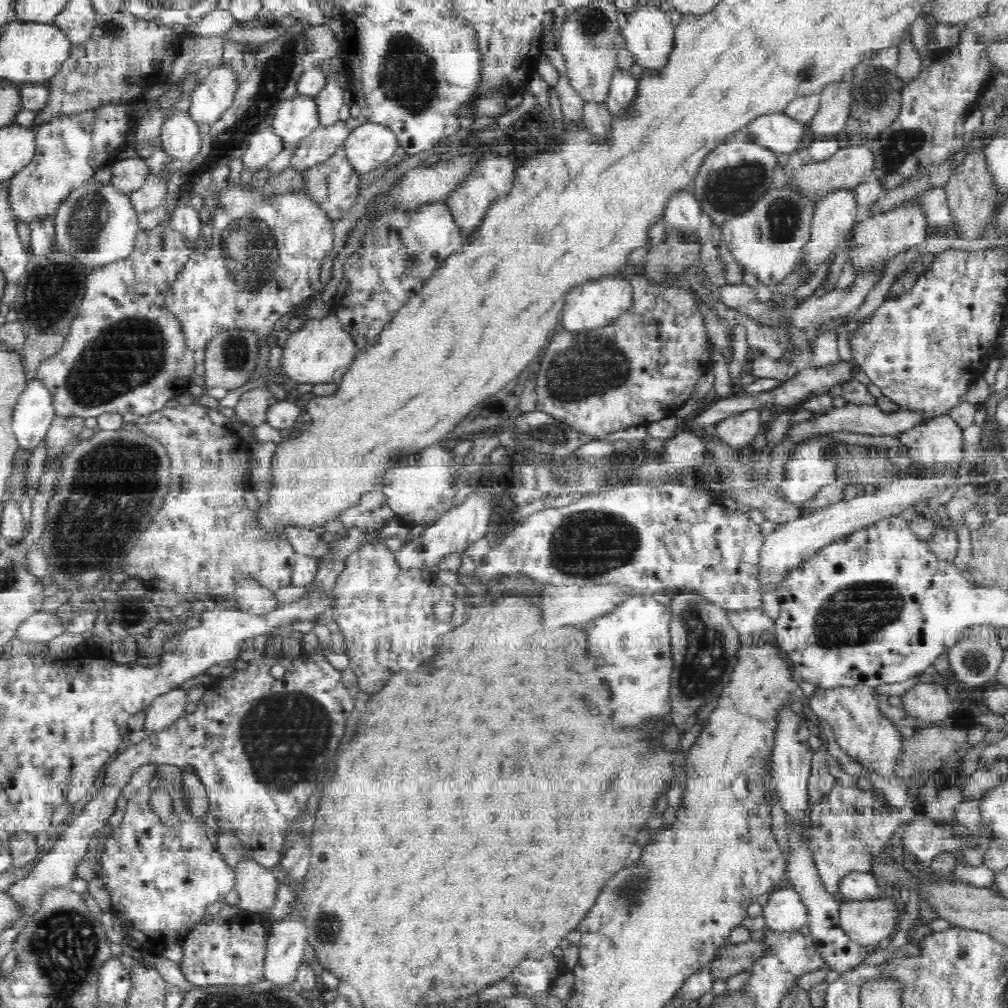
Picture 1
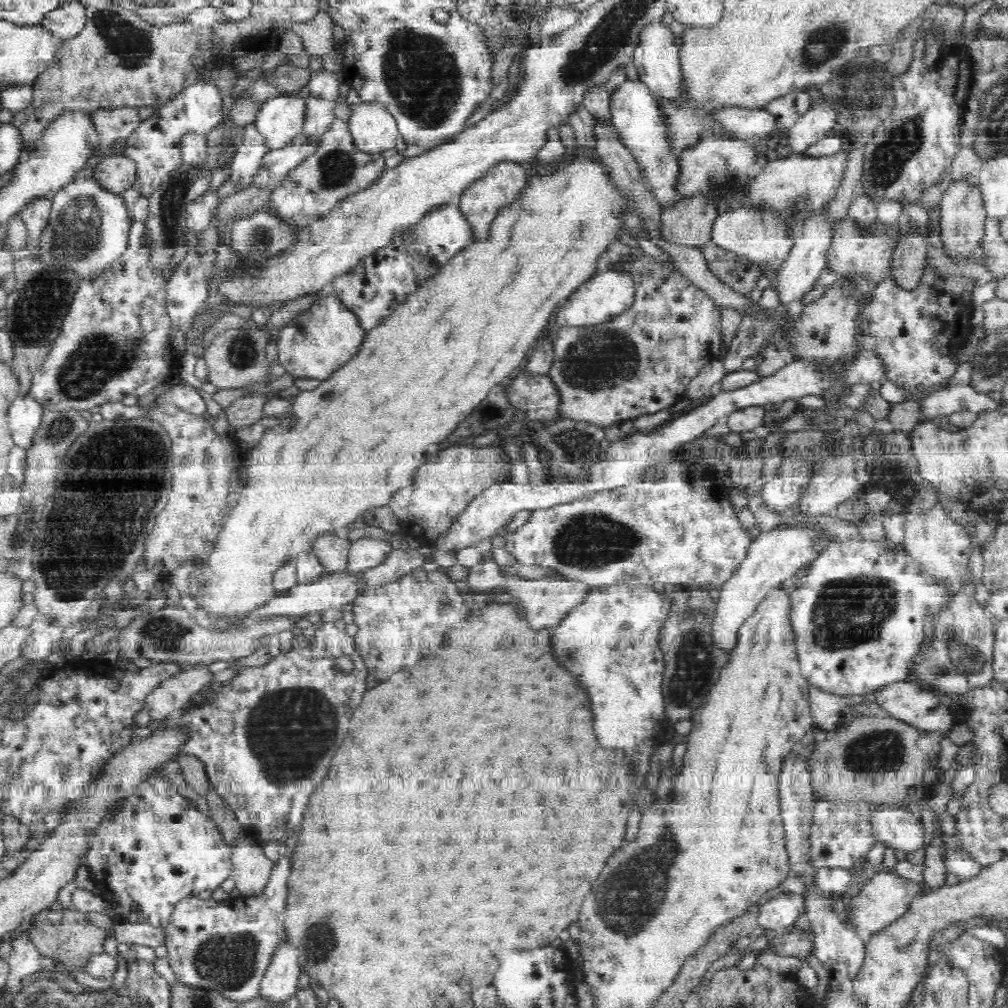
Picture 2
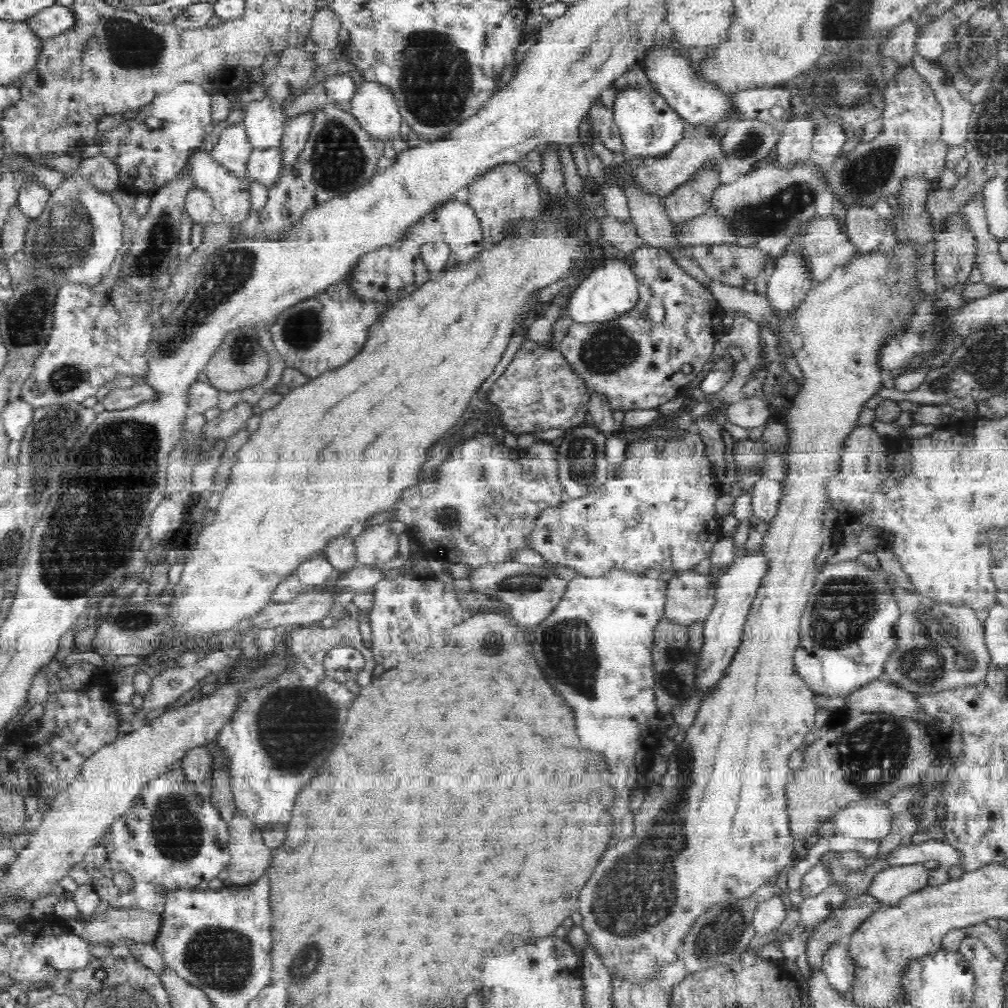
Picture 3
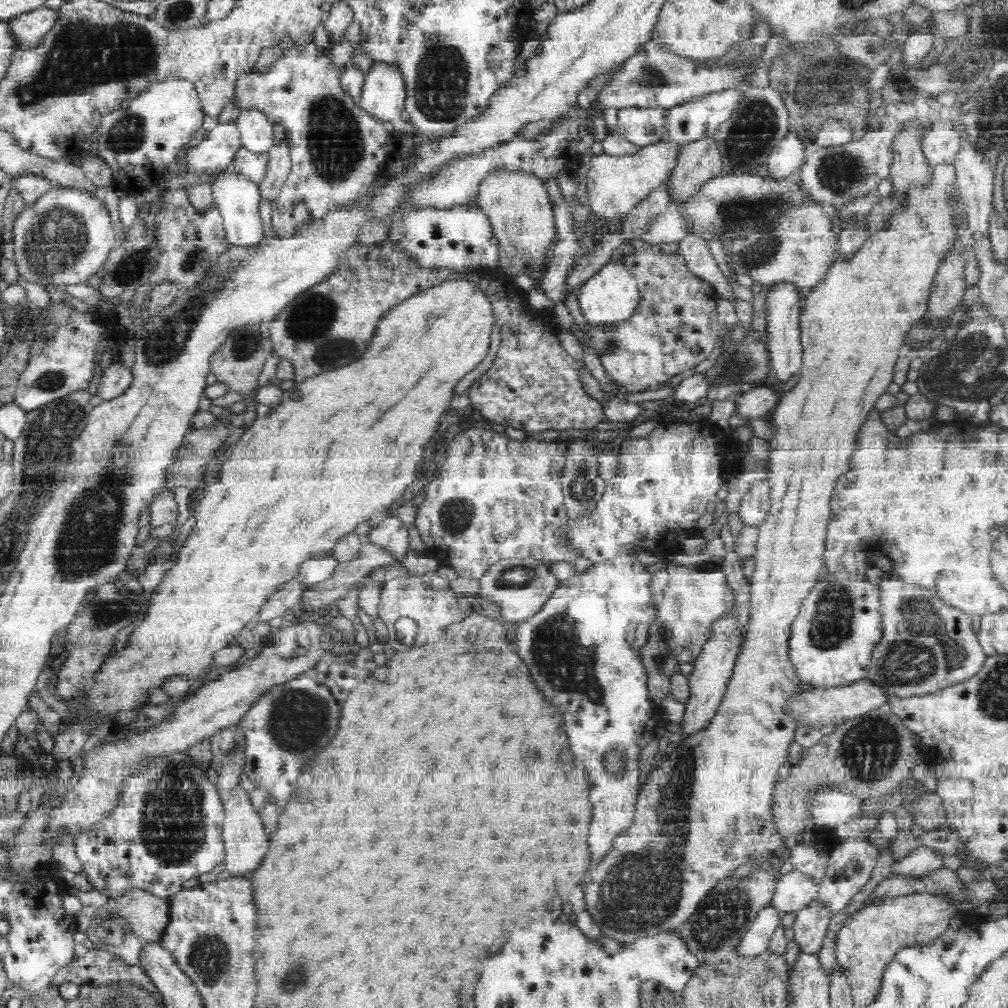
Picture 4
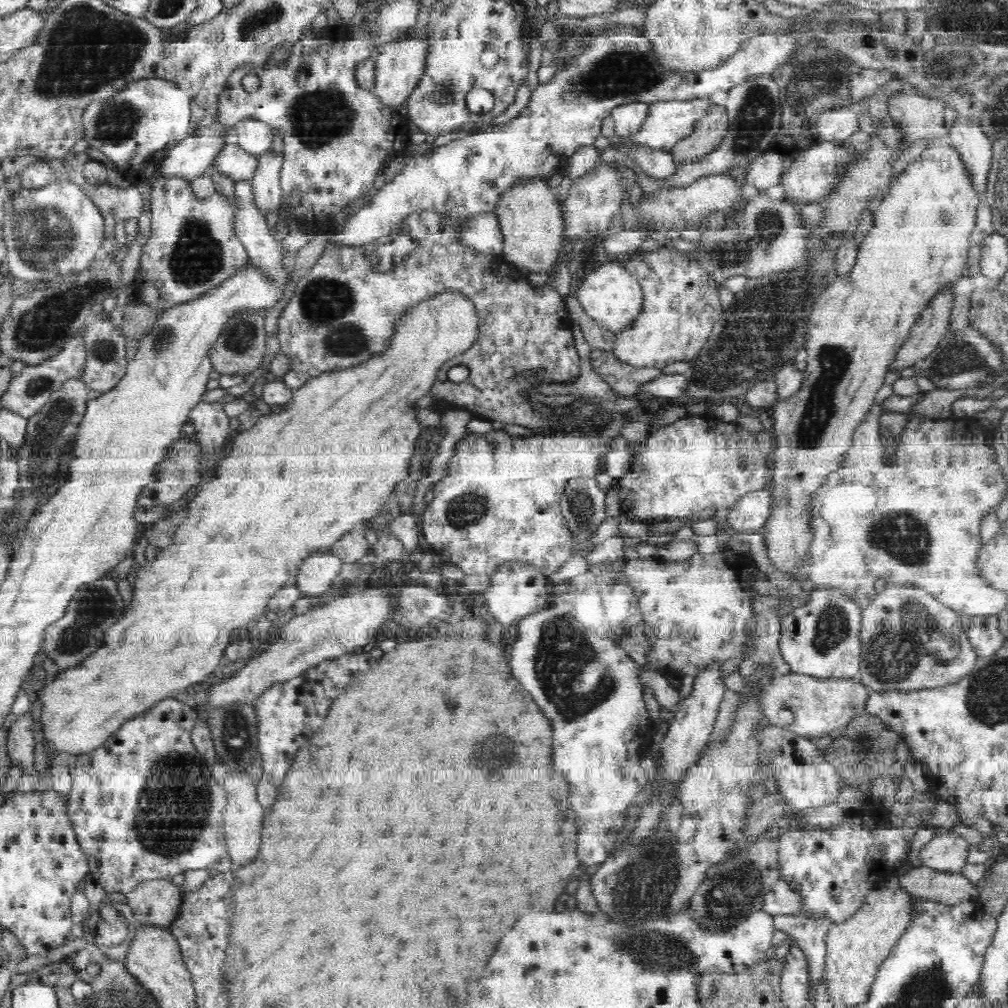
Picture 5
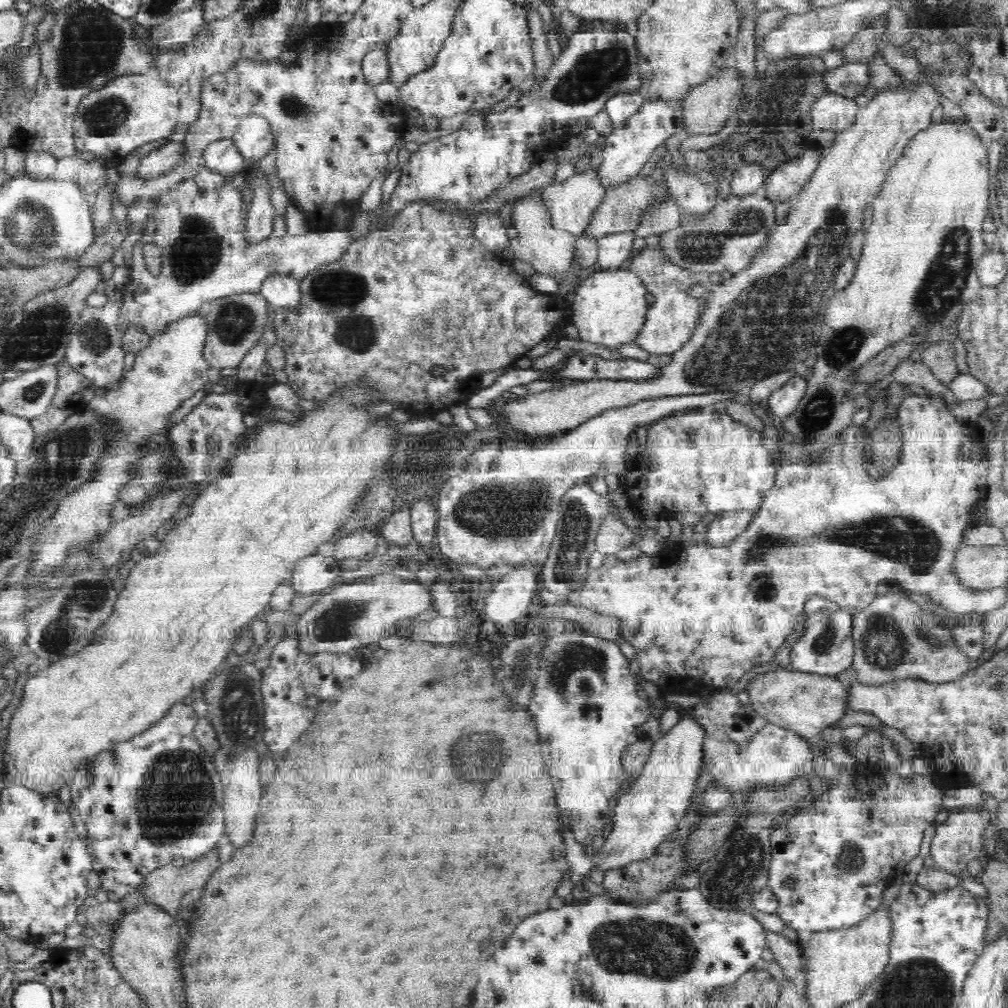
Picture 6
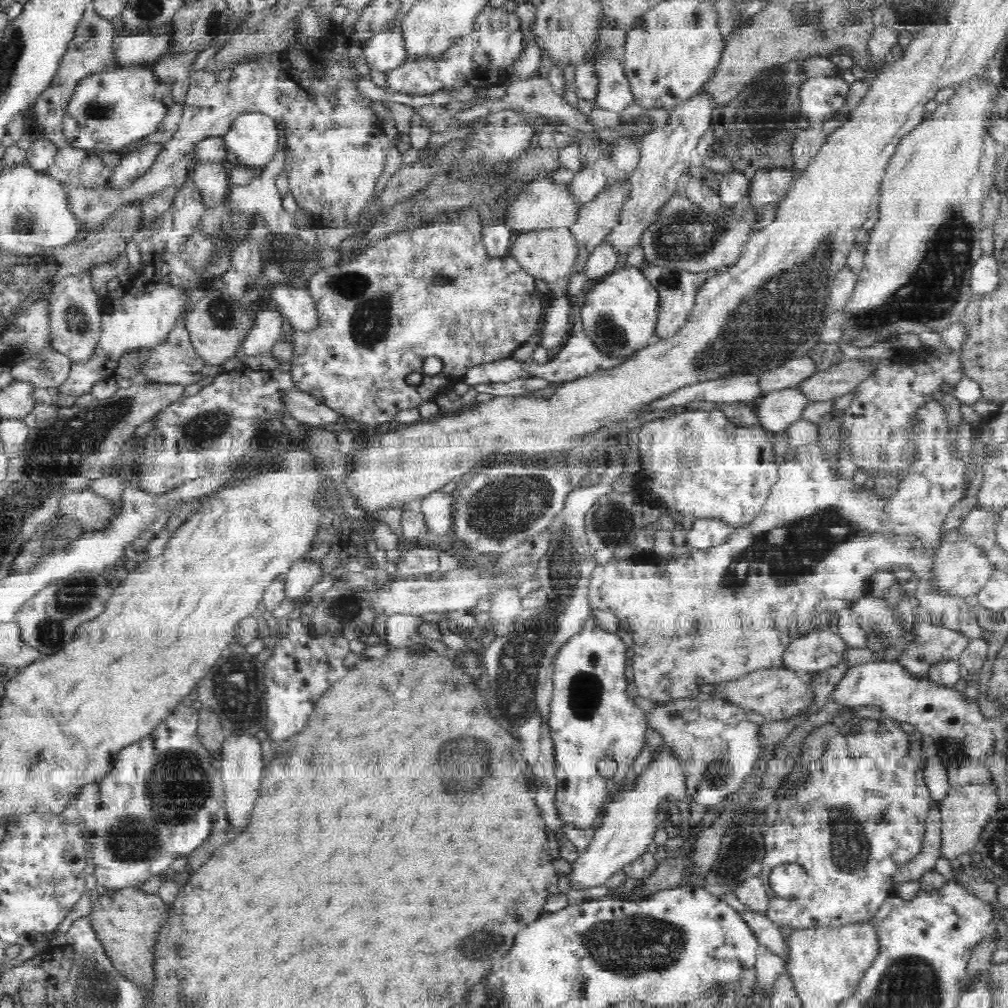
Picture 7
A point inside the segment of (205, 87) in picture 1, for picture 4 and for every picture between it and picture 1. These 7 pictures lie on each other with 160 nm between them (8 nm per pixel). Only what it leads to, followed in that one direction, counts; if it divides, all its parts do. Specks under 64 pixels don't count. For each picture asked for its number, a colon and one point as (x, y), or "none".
2: (155, 148)
3: (149, 150)
4: (138, 143)

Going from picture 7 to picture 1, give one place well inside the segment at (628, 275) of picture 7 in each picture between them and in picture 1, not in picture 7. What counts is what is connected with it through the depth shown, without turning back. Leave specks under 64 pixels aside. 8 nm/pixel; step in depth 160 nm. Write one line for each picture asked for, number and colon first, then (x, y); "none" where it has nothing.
1: (598, 303)
2: (606, 294)
3: (607, 293)
4: (610, 297)
5: (613, 297)
6: (610, 307)

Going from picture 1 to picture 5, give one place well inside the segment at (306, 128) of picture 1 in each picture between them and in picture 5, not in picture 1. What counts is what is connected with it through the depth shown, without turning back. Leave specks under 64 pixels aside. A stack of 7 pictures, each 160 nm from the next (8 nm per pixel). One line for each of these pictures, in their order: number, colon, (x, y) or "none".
2: (278, 120)
3: (263, 120)
4: (256, 134)
5: (252, 135)

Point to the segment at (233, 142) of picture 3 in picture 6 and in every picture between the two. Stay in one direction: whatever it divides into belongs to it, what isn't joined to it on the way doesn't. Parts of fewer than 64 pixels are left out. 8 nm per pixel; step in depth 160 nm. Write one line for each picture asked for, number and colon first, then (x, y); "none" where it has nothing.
4: (214, 153)
5: (190, 158)
6: (161, 159)

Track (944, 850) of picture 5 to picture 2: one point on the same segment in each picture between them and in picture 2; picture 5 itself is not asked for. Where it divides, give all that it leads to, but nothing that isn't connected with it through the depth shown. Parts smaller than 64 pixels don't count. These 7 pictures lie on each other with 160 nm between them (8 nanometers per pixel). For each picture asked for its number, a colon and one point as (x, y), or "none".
2: (887, 894)
3: (890, 885)
4: (923, 859)

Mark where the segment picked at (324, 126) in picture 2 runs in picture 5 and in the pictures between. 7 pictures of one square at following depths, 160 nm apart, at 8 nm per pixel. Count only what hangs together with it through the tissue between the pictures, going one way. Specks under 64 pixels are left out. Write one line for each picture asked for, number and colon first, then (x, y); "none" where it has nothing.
3: (295, 134)
4: (279, 163)
5: (265, 186)

